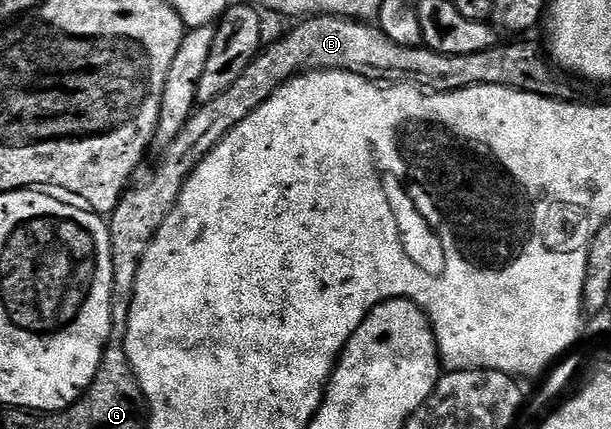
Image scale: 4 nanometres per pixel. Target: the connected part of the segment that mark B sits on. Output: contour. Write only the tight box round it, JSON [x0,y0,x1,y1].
[107,16,573,345]

